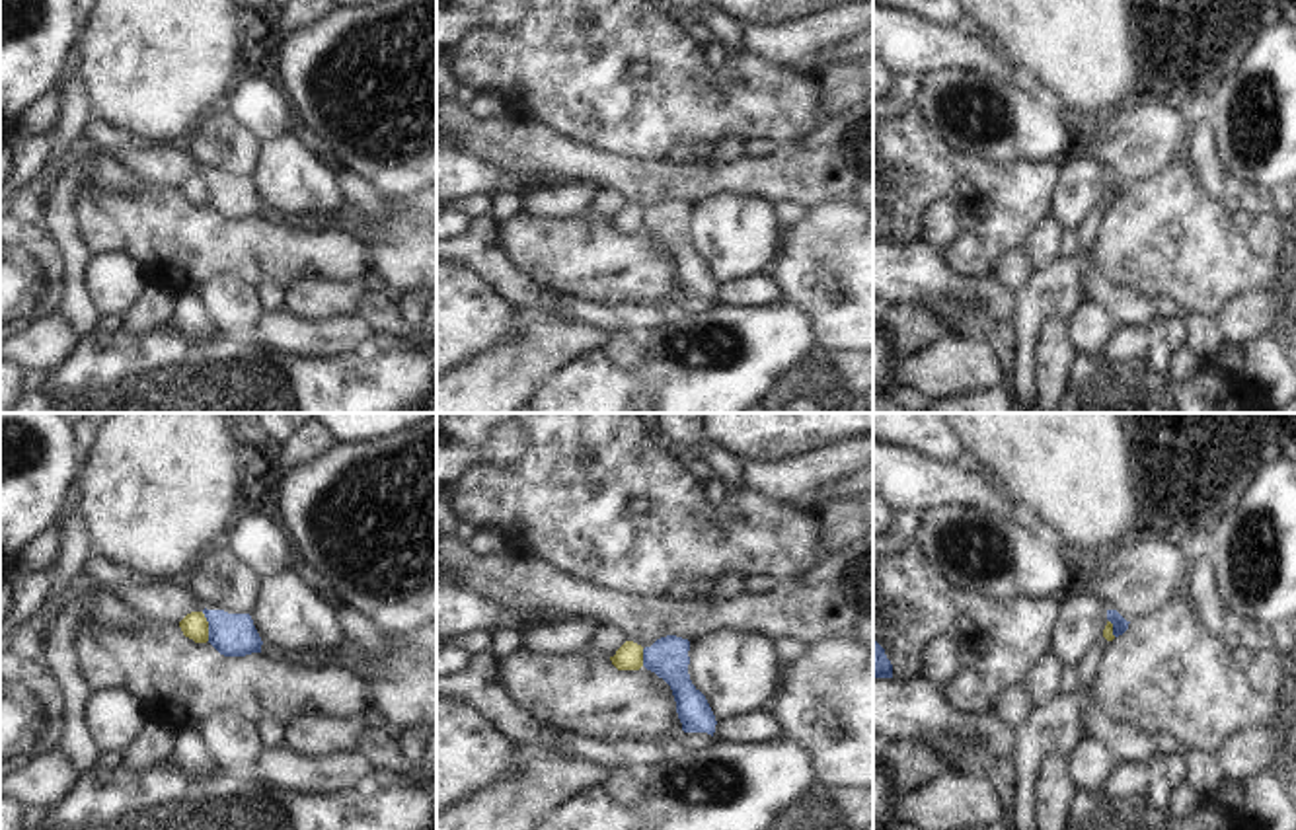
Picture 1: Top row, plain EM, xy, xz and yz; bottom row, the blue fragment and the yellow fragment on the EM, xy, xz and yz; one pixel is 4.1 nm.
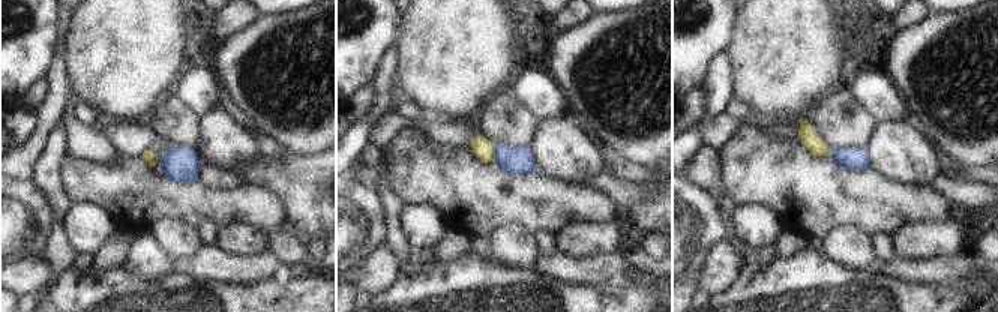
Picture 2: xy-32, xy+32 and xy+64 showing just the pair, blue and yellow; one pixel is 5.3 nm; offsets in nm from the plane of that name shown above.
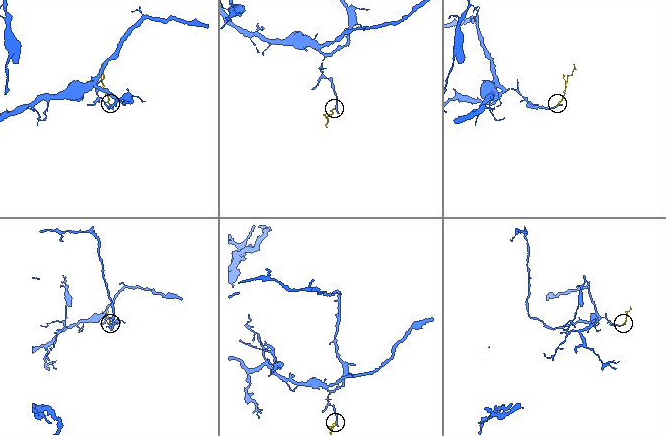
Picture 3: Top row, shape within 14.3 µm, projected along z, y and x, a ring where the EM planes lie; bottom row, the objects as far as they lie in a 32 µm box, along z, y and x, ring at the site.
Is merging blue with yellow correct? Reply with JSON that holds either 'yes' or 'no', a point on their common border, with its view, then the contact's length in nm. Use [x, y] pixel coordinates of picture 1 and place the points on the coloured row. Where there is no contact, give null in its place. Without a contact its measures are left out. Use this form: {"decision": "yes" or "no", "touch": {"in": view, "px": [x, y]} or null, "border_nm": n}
{"decision": "no", "touch": {"in": "xy", "px": [209, 626]}, "border_nm": 120}

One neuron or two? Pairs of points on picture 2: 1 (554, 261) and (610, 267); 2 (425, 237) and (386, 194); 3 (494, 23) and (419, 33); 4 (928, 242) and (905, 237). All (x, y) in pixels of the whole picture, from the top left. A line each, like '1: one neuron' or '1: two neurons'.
1: one neuron
2: two neurons
3: one neuron
4: one neuron

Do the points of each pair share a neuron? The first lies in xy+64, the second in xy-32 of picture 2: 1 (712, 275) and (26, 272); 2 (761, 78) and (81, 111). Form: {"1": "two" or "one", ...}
{"1": "one", "2": "two"}

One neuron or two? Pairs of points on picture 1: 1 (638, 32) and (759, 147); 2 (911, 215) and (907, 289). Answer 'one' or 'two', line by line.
1: two
2: two

